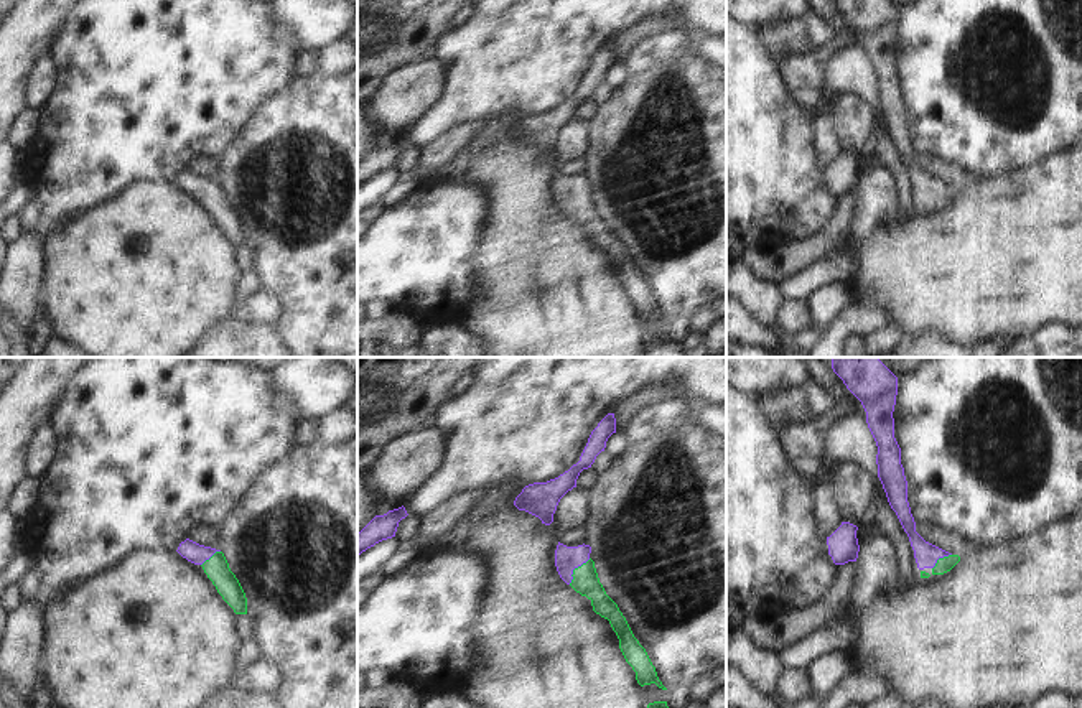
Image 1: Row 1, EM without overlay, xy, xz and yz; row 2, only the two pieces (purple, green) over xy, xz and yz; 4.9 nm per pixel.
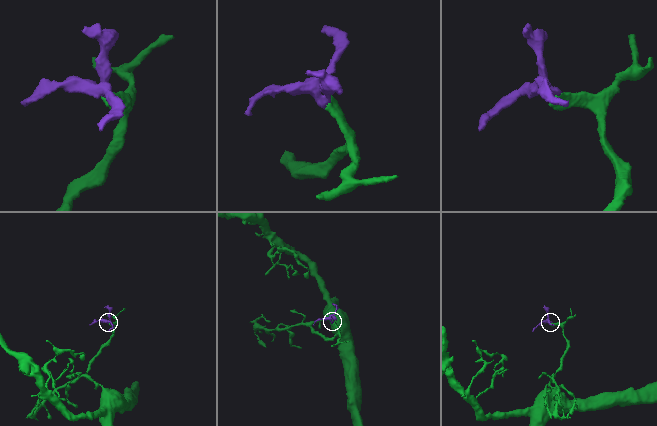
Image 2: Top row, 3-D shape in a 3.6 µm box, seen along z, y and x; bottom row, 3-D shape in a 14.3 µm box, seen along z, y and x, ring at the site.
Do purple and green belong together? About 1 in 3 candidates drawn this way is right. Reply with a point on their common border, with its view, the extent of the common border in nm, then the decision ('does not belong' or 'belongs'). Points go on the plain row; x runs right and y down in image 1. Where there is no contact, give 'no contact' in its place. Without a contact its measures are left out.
meets purple in xz at (575, 198); contact 170 nm long; belongs

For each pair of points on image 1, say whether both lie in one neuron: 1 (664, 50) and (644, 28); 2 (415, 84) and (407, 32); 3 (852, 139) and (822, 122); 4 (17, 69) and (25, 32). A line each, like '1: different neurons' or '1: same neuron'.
1: different neurons
2: different neurons
3: different neurons
4: same neuron

